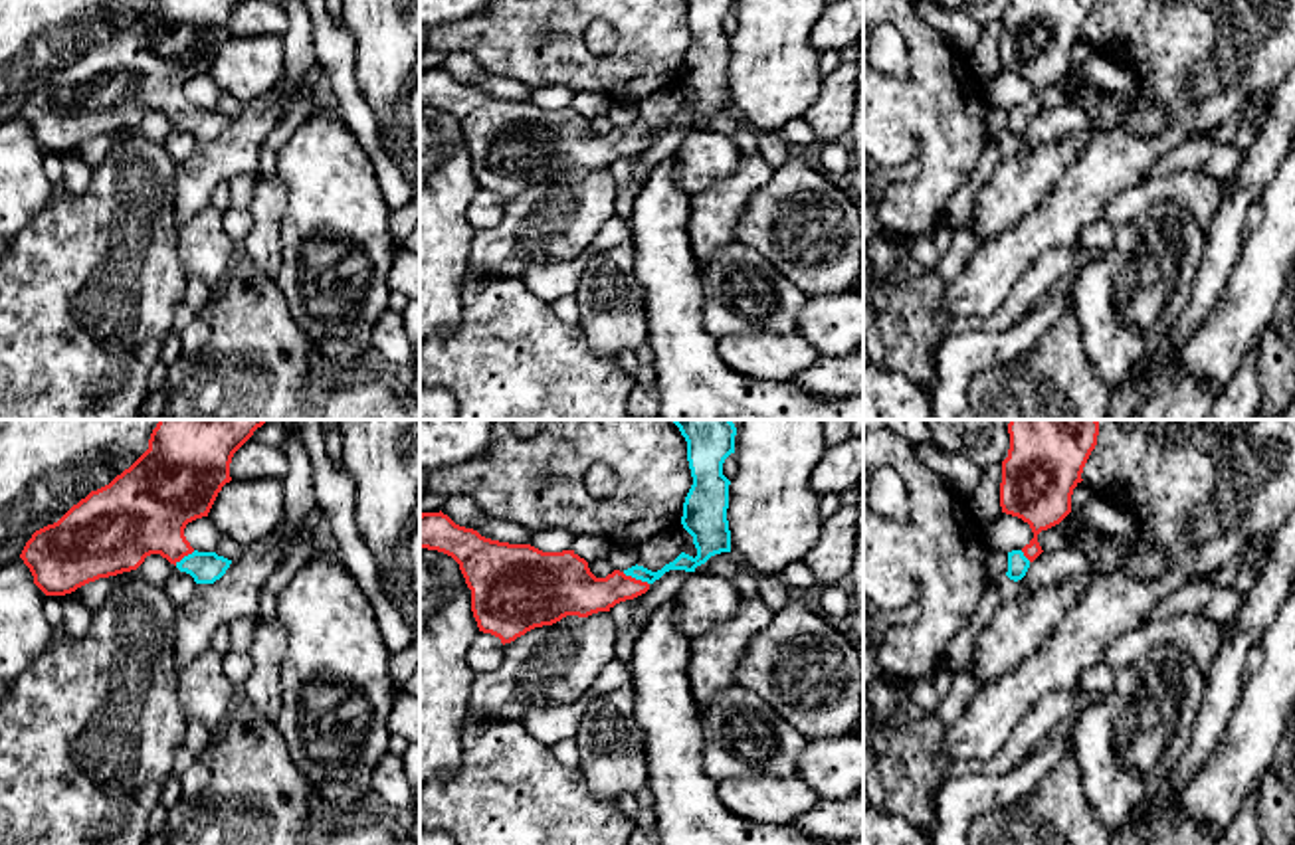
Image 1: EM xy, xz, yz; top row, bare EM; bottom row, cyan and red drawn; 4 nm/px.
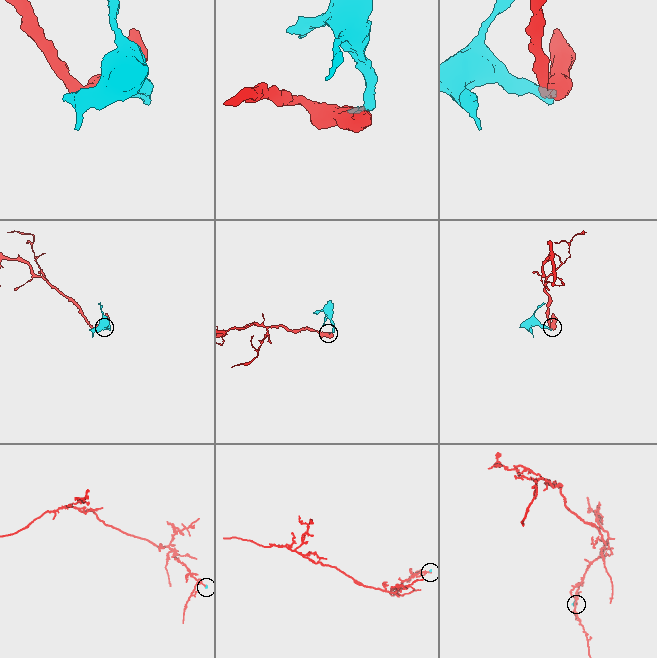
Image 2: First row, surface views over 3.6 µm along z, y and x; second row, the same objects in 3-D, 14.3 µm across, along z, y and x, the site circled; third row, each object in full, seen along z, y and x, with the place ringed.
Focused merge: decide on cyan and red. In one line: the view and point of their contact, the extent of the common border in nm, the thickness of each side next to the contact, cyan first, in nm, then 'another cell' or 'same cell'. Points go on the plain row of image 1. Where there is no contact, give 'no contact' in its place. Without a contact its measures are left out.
meets cyan in xz at (636, 135); contact 120 nm long; 70 nm thick on the cyan side, 190 nm on the other; same cell

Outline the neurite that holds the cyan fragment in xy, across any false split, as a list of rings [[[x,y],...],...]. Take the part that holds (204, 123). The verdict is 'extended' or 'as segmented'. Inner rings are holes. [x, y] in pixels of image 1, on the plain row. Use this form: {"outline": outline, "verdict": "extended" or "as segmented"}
{"outline": [[[149,0],[149,6],[109,42],[91,47],[57,79],[32,91],[20,115],[46,152],[65,152],[99,135],[137,127],[147,113],[160,111],[196,141],[214,141],[232,117],[198,109],[184,93],[188,79],[208,73],[230,34],[234,10],[244,0]]], "verdict": "extended"}

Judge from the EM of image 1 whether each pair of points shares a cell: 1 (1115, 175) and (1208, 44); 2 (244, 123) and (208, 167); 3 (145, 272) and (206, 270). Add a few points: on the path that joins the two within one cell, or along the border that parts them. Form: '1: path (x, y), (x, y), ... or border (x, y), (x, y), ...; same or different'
1: path (1151, 149), (1200, 103), (1200, 80); same
2: path (242, 133), (218, 157); same
3: border (179, 228), (177, 258), (187, 276); different

